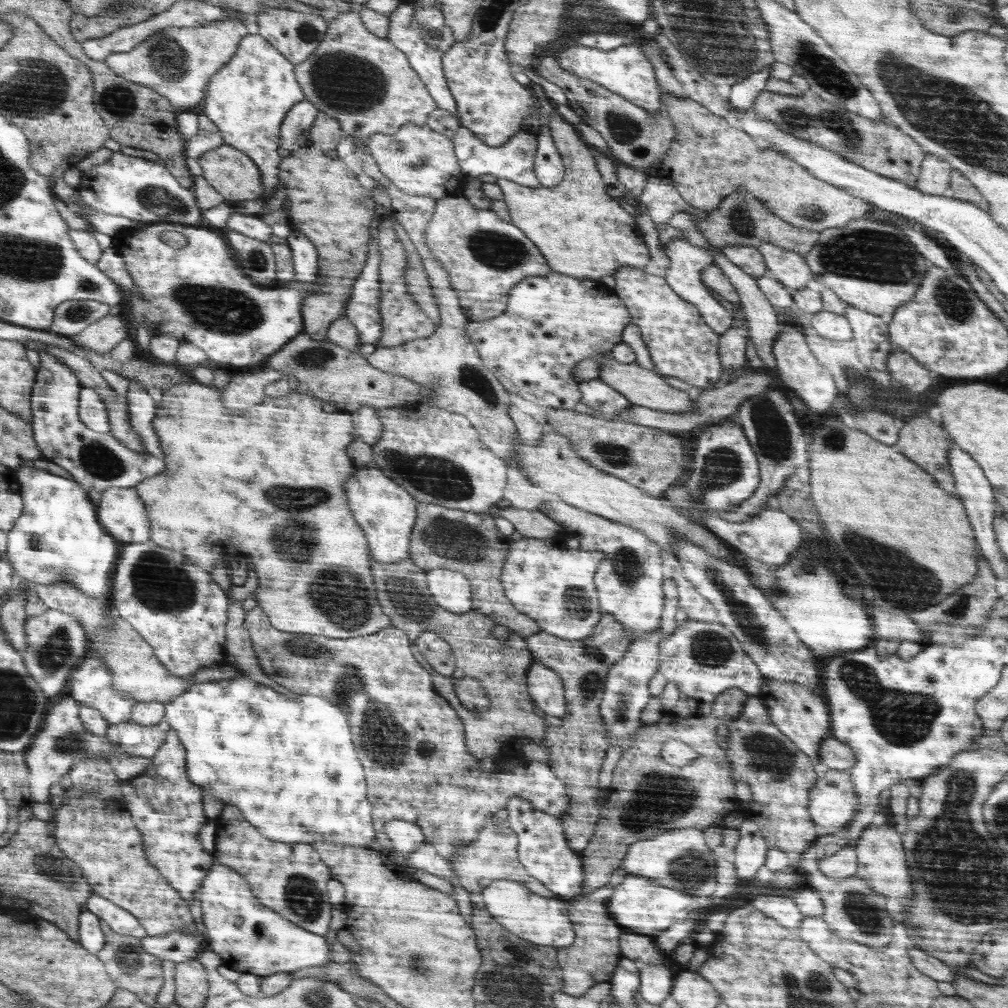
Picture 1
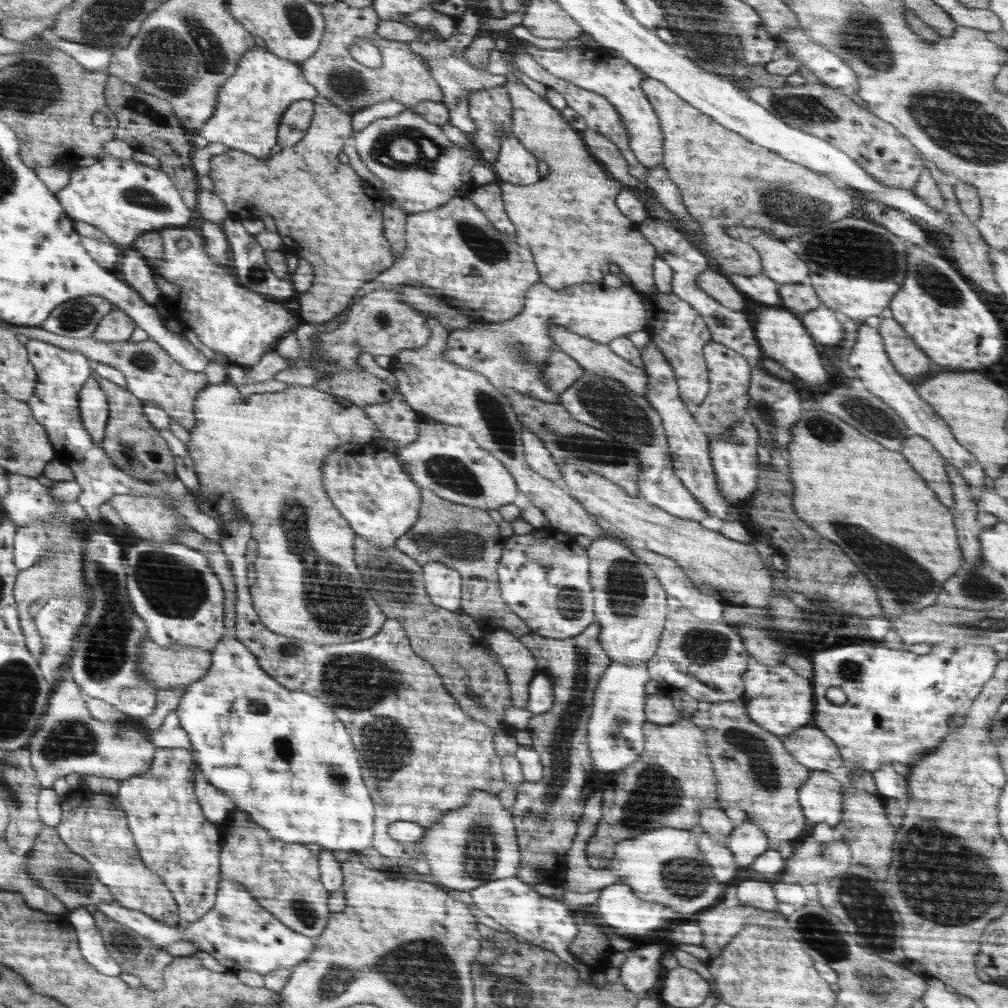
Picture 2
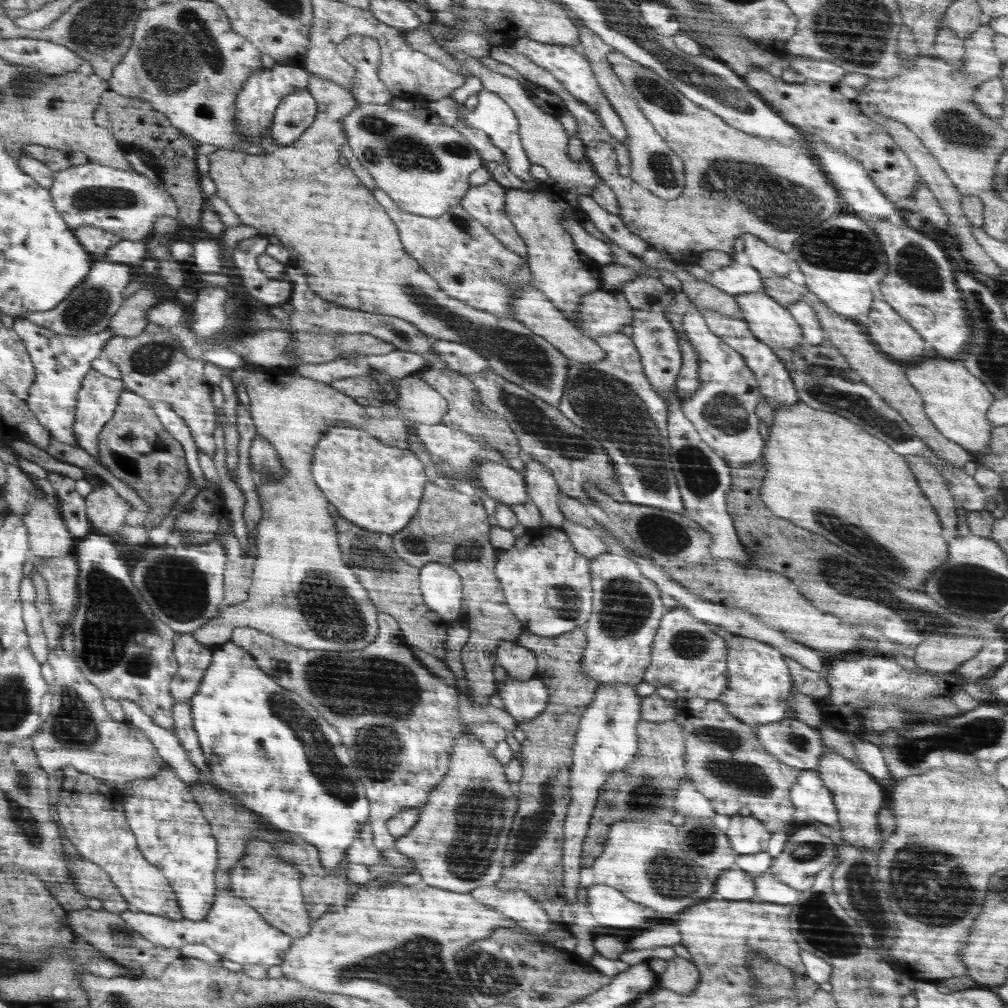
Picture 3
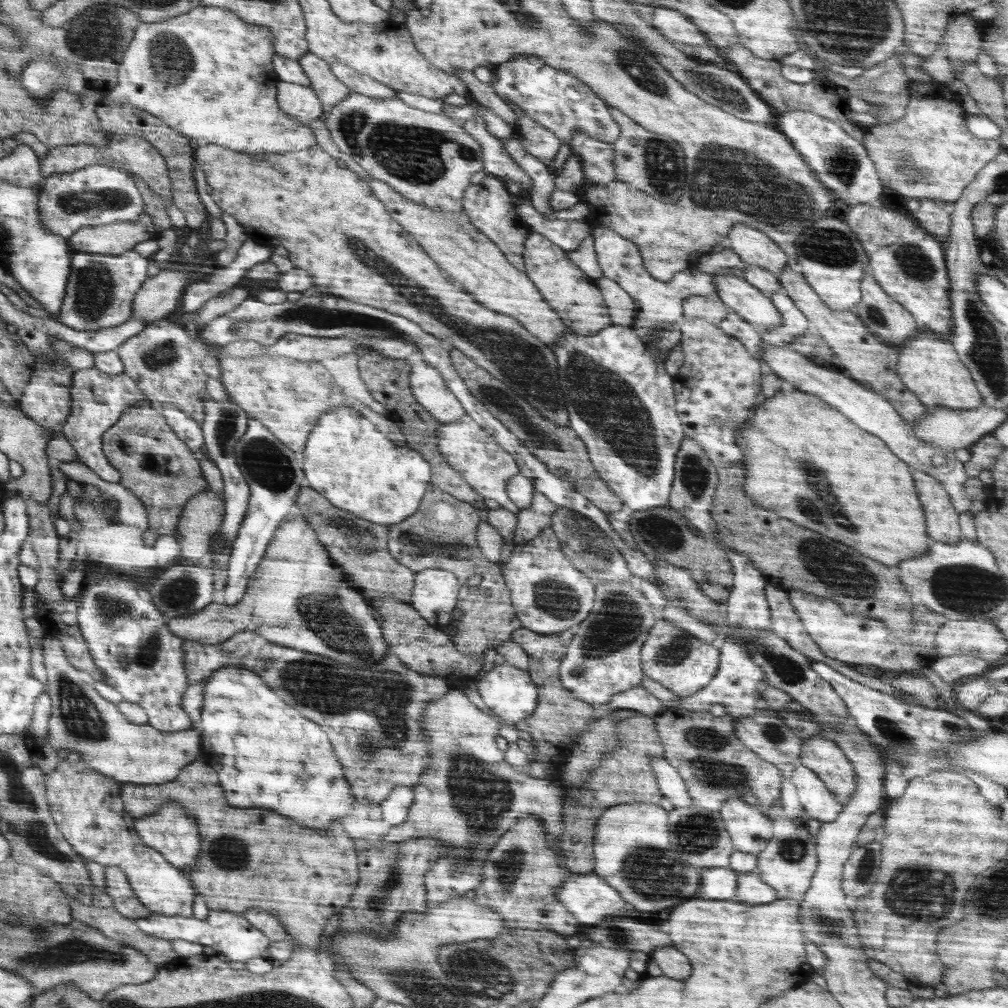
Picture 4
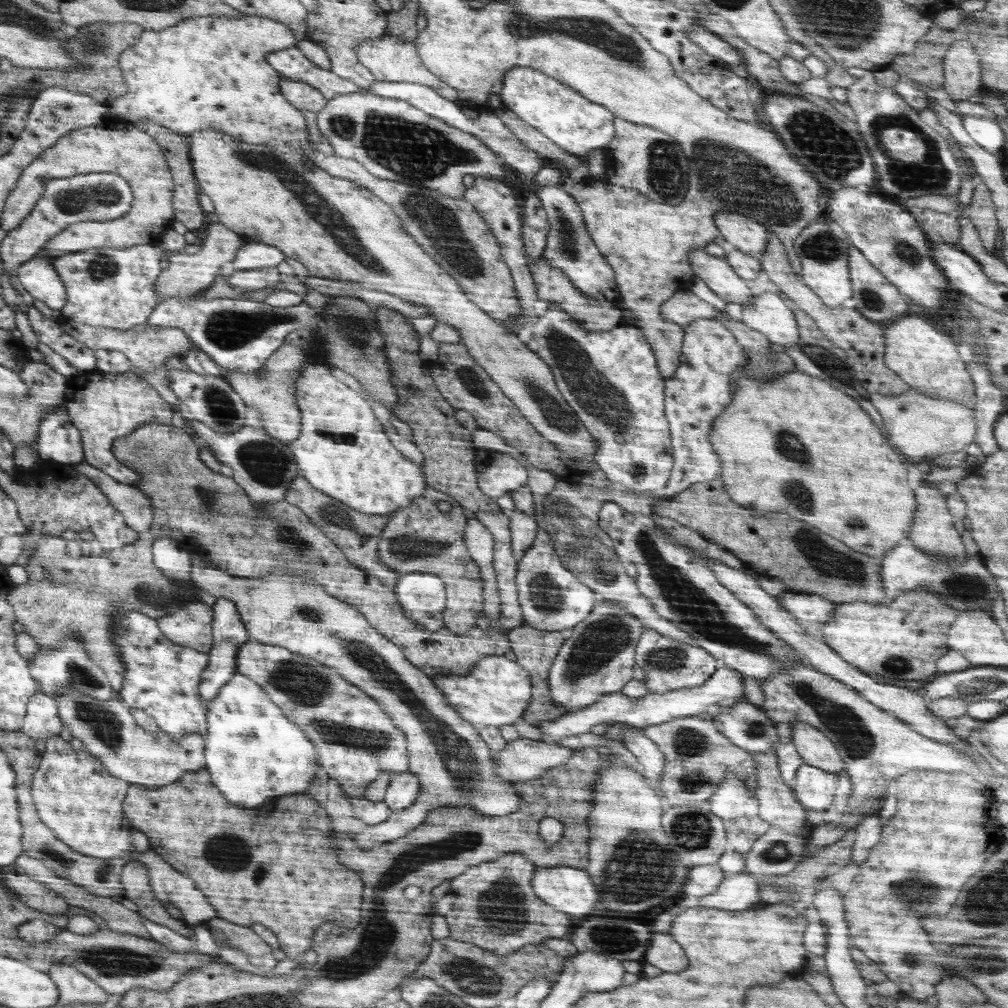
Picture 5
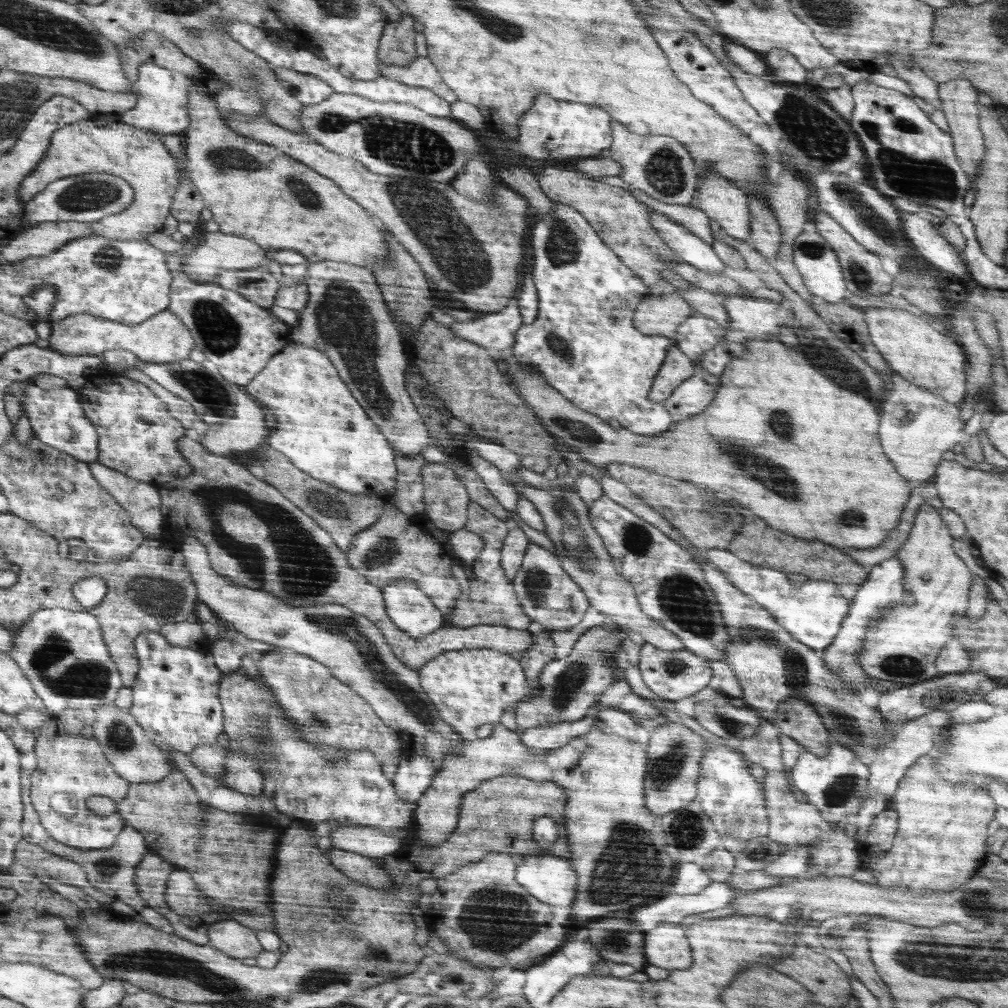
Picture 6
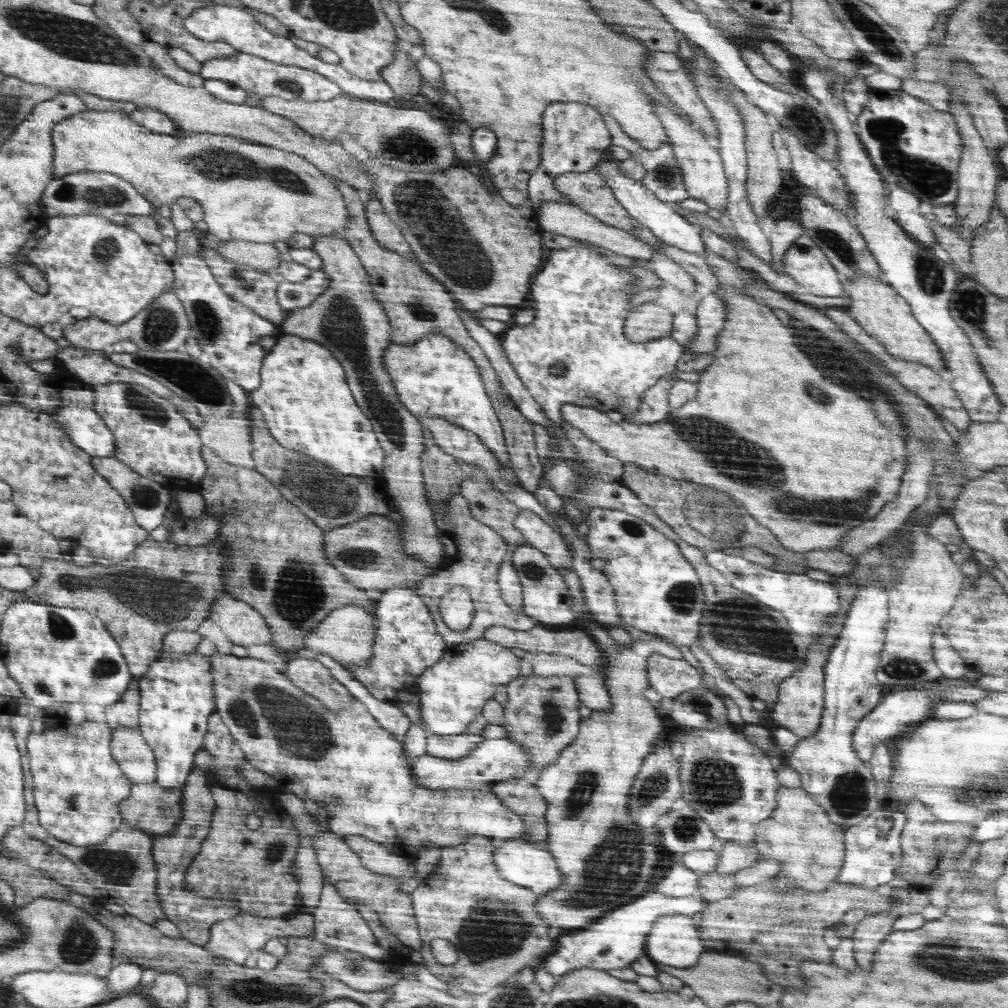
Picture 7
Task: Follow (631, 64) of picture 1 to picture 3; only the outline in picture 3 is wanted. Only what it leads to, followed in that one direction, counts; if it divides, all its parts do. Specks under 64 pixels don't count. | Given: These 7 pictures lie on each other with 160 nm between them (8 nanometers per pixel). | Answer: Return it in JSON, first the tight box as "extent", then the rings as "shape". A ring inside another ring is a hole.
{"extent":[512,38,629,142],"shape":[[[528,38],[517,39],[512,48],[527,56],[539,67],[551,72],[566,92],[570,93],[574,99],[584,101],[590,108],[593,108],[600,117],[604,128],[611,134],[613,141],[625,142],[629,138],[625,123],[617,113],[617,110],[610,104],[609,98],[605,95],[605,90],[598,82],[597,75],[593,72],[593,65],[575,47],[563,47],[562,45],[551,45],[538,43],[536,40]]]}

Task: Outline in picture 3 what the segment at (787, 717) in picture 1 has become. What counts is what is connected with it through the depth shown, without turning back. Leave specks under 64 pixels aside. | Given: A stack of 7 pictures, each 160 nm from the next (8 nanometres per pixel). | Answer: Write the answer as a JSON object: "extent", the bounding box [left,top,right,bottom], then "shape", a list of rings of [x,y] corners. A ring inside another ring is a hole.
{"extent":[718,632,793,728],"shape":[[[732,632],[727,641],[729,682],[718,701],[732,716],[755,728],[791,716],[793,713],[789,710],[787,698],[793,690],[793,681],[780,651],[767,642],[746,638],[739,632]]]}

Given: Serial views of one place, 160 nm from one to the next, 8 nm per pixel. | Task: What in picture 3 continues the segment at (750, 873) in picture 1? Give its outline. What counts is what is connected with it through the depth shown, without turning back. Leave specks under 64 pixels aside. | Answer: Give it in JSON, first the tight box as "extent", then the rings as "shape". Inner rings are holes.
{"extent":[726,815,770,854],"shape":[[[752,815],[730,816],[730,826],[726,831],[731,847],[737,854],[754,854],[764,852],[770,840],[770,831],[764,821]]]}

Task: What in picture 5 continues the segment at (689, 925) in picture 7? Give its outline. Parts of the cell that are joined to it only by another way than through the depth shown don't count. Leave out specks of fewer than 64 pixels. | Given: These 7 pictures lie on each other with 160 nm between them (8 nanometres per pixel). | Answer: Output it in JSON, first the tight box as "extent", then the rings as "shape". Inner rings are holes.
{"extent":[643,932,688,972],"shape":[[[656,932],[652,936],[652,944],[643,960],[662,968],[664,972],[680,972],[688,968],[688,958],[680,948],[680,944],[676,944],[670,934],[662,932]]]}

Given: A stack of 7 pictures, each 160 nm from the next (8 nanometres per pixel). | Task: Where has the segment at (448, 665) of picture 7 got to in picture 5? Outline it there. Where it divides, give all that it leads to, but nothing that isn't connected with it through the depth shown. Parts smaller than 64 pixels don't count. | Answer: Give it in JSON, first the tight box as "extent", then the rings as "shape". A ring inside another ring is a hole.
{"extent":[432,655,532,727],"shape":[[[503,655],[490,656],[478,661],[464,676],[448,672],[438,674],[432,679],[459,715],[478,727],[514,724],[532,702],[532,677],[529,675],[529,669]]]}

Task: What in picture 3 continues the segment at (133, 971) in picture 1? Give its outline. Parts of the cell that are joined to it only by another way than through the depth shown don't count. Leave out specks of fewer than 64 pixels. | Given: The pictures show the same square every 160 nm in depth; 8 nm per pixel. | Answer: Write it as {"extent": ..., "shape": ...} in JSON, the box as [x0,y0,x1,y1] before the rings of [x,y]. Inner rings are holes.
{"extent":[68,908,182,978],"shape":[[[84,908],[68,912],[69,926],[73,933],[85,937],[90,944],[100,949],[108,959],[126,968],[132,968],[139,978],[160,978],[165,968],[182,956],[179,948],[168,948],[154,944],[144,938],[120,918],[119,914],[108,912],[106,909],[93,910]]]}

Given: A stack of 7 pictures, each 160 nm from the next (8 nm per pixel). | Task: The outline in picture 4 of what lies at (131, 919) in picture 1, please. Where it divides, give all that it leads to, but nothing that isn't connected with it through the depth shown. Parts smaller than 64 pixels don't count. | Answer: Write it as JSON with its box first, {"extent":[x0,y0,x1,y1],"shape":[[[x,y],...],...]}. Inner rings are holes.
{"extent":[134,911,272,966],"shape":[[[209,911],[206,920],[198,920],[197,917],[164,916],[153,914],[146,918],[134,919],[136,927],[140,931],[166,940],[187,940],[203,944],[209,951],[219,956],[227,956],[234,966],[242,966],[247,960],[256,957],[268,958],[269,947],[272,941],[260,929],[254,928],[246,921],[244,916],[236,916],[228,911]]]}

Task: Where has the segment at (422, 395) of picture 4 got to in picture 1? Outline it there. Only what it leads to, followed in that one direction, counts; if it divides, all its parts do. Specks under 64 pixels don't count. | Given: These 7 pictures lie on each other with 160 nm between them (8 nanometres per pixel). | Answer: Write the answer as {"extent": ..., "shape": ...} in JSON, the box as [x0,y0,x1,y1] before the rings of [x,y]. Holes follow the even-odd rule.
{"extent":[136,384,392,639],"shape":[[[174,384],[162,394],[162,404],[156,410],[152,426],[158,434],[160,449],[164,453],[166,468],[154,478],[144,479],[138,483],[136,490],[149,513],[152,528],[151,541],[164,548],[181,552],[187,556],[198,568],[210,572],[220,558],[244,555],[253,558],[259,585],[255,590],[260,606],[269,616],[270,624],[282,632],[298,633],[302,635],[322,635],[335,639],[348,639],[373,635],[392,624],[384,610],[380,610],[374,590],[373,572],[370,572],[369,541],[364,529],[358,525],[349,508],[349,500],[345,495],[345,481],[356,470],[356,466],[348,456],[348,448],[354,440],[358,440],[353,414],[345,411],[330,412],[325,402],[318,396],[300,395],[294,391],[281,398],[269,398],[246,413],[232,413],[223,400],[223,390],[214,386],[199,384]]]}

